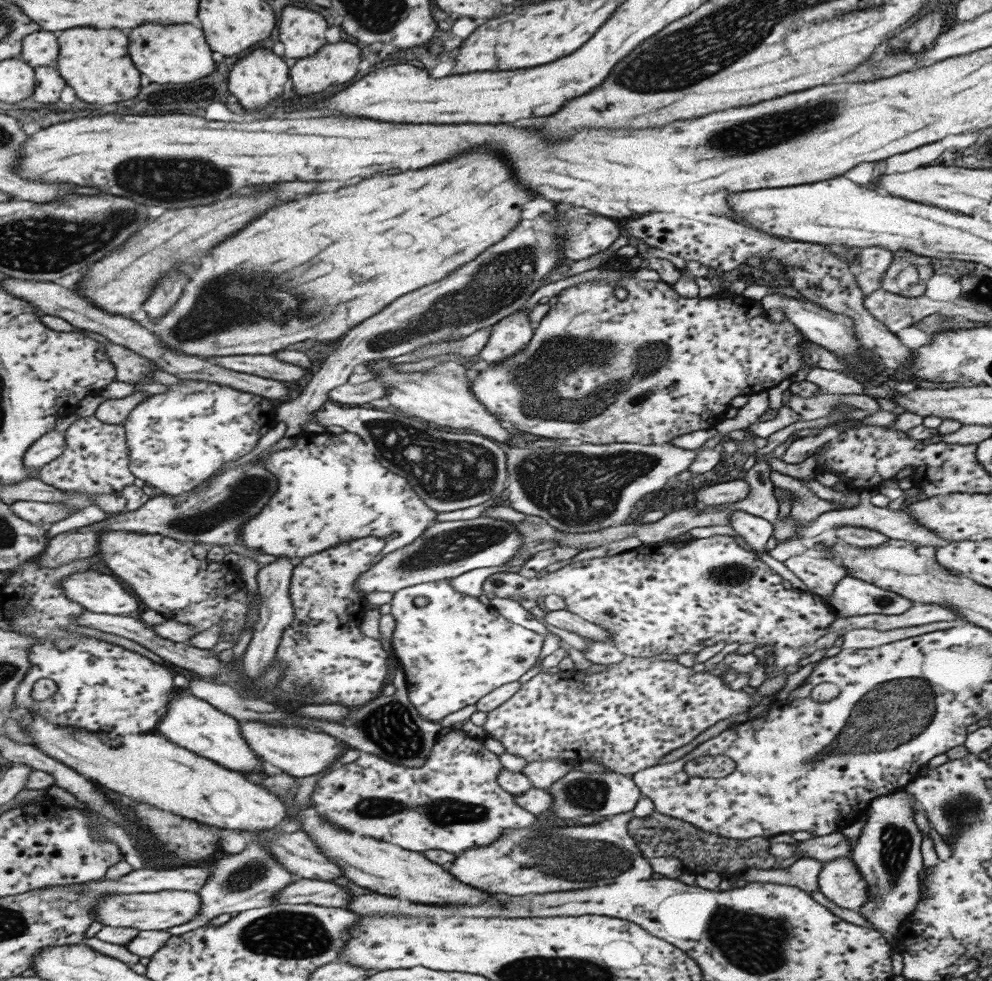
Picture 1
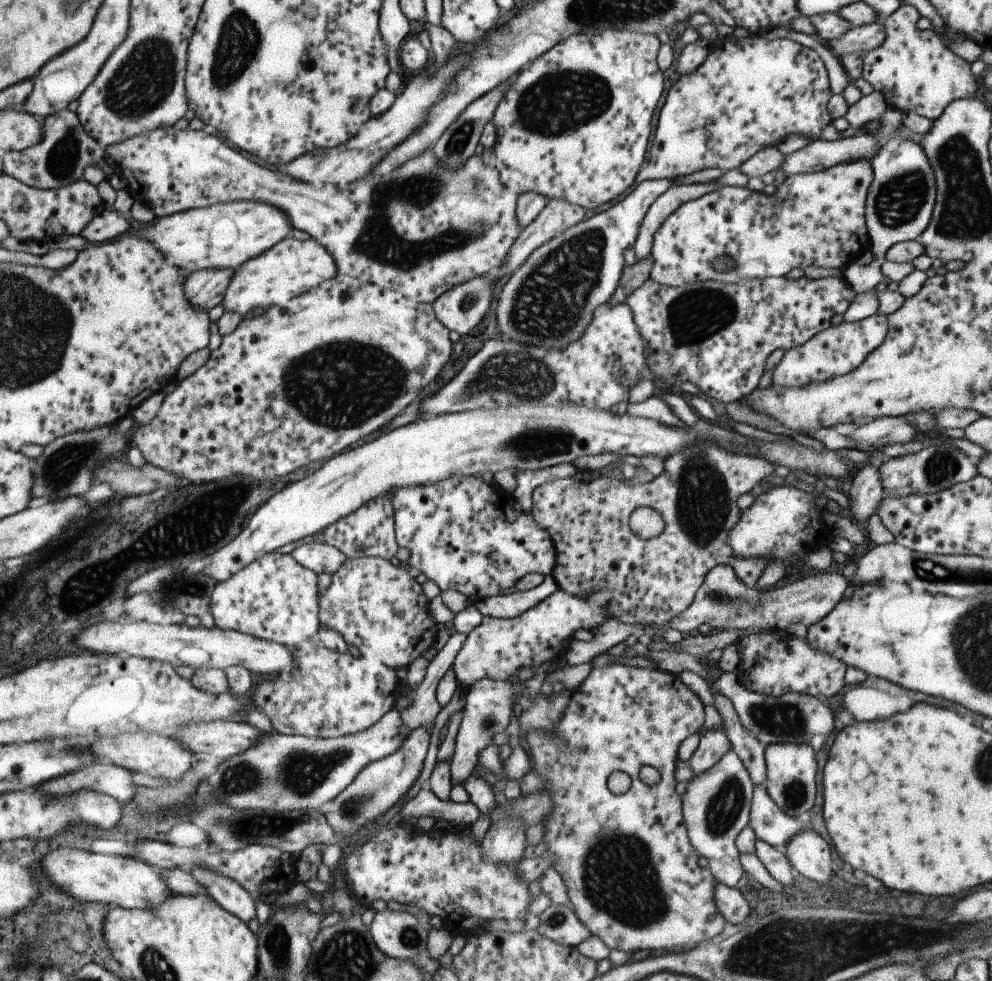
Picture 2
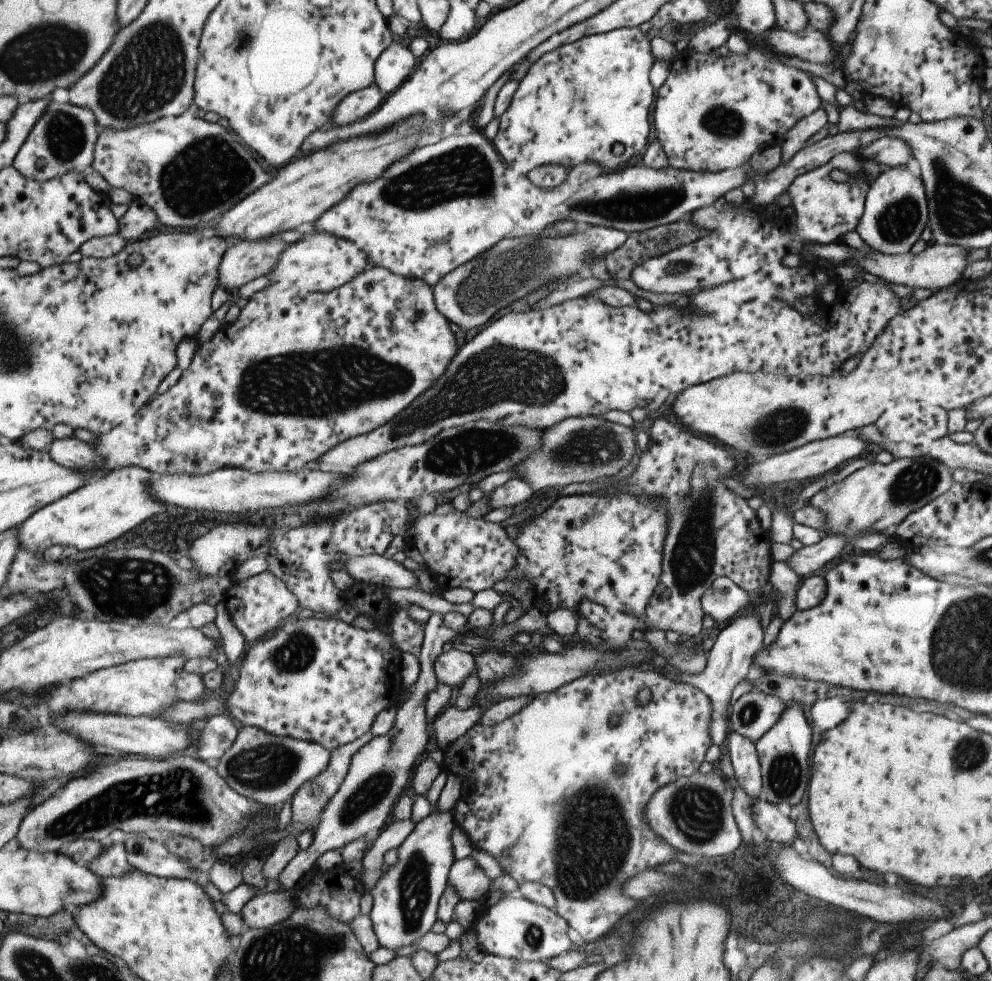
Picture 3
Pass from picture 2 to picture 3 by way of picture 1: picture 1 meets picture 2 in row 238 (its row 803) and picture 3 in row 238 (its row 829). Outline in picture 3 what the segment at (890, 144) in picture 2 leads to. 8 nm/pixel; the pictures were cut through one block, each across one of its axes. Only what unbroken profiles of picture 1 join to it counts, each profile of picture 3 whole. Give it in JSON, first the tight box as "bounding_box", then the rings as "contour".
{"bounding_box":[854,165,927,255],"contour":[[[905,165],[889,167],[868,186],[863,214],[854,230],[869,250],[885,255],[902,255],[918,240],[921,230],[927,225],[927,218],[927,200],[921,180],[917,180]]]}

